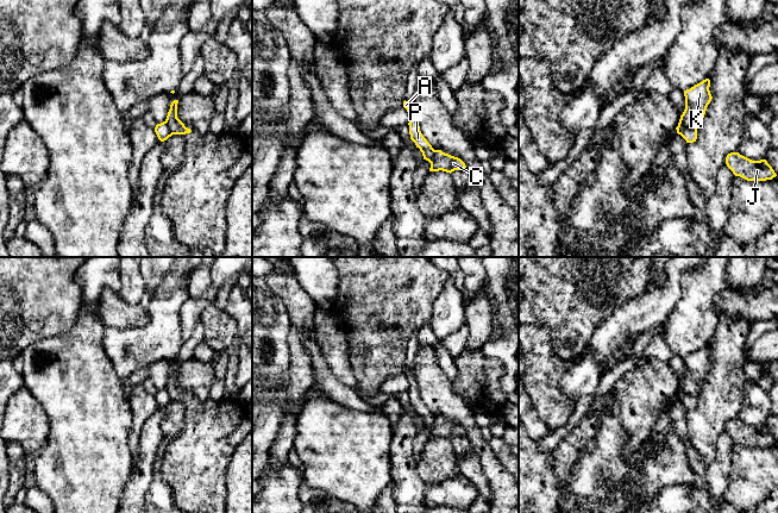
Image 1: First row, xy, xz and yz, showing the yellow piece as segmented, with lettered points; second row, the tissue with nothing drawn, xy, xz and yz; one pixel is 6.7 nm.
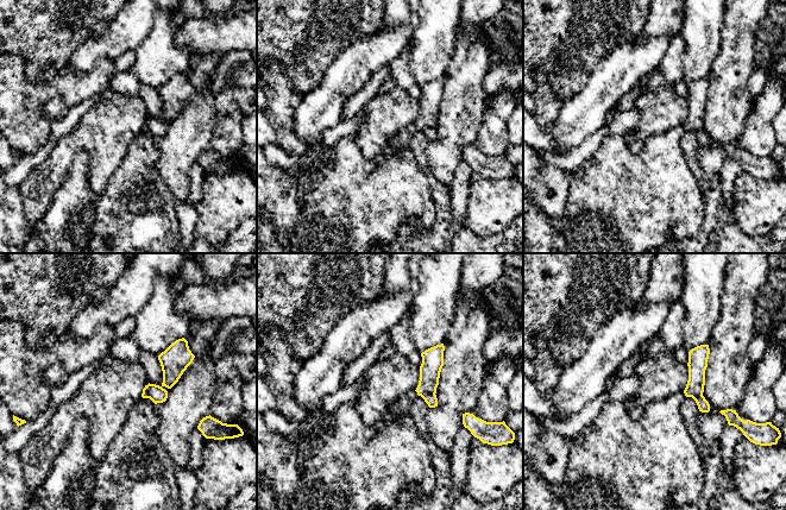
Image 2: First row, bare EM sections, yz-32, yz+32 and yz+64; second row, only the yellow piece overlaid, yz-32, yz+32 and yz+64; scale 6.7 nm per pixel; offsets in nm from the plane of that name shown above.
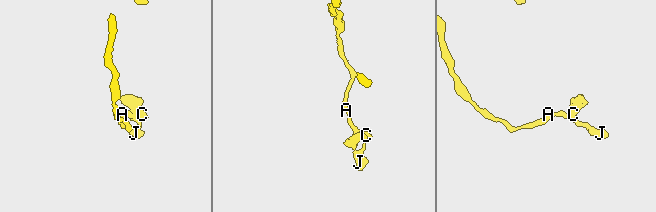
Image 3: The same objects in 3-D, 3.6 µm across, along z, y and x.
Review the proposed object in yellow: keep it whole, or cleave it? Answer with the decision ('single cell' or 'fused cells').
fused cells

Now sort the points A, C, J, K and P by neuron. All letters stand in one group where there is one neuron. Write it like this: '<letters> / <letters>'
A J P / C K

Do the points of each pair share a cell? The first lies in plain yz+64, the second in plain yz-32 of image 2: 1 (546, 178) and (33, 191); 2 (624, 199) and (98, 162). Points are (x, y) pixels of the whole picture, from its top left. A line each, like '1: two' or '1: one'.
1: two
2: two

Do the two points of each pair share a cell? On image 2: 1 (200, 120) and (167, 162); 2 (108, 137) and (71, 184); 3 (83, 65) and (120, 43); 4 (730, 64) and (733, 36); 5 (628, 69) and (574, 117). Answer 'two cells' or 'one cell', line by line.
1: one cell
2: two cells
3: one cell
4: one cell
5: one cell

